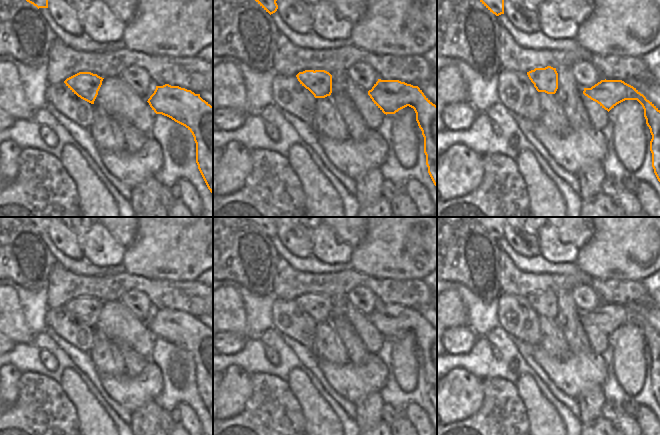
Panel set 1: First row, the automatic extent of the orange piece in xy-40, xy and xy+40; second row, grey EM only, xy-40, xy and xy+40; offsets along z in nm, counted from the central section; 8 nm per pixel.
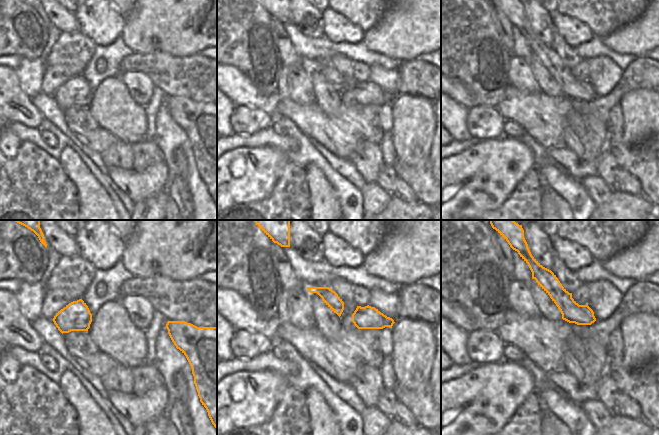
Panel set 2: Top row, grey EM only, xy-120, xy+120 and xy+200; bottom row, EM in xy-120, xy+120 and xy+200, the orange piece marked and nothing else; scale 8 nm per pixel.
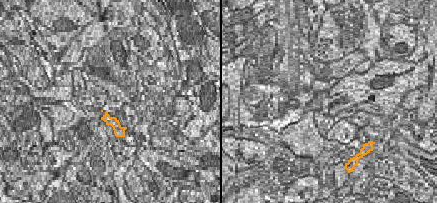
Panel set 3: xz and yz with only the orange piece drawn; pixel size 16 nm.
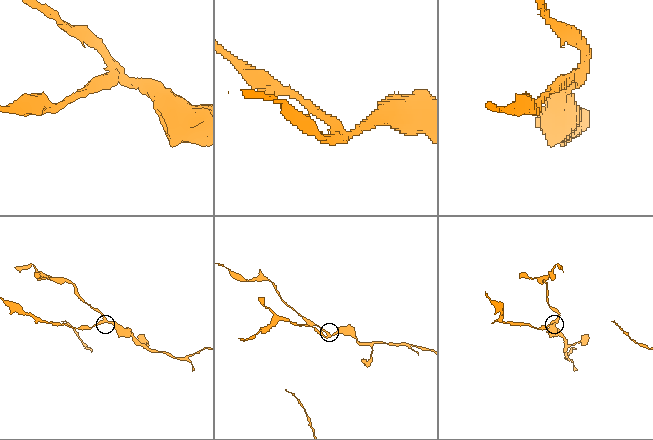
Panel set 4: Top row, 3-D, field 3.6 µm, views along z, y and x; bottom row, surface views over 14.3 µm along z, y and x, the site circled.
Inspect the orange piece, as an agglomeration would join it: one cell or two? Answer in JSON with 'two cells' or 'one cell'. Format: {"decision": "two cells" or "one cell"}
{"decision": "two cells"}

